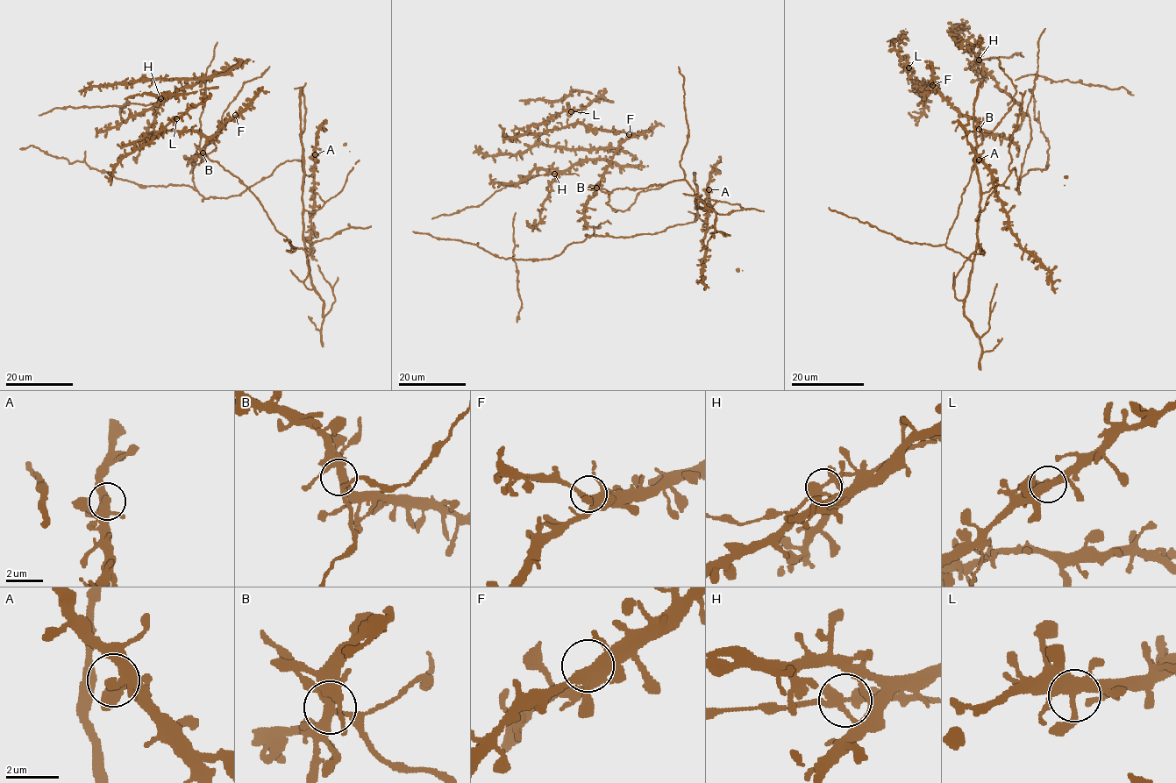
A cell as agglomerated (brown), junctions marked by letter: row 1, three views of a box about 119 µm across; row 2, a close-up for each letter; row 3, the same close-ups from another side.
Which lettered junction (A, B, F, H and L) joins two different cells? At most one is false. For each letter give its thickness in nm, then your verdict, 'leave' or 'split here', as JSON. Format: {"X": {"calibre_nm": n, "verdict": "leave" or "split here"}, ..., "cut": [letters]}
{"A": {"calibre_nm": 380, "verdict": "leave"}, "B": {"calibre_nm": 320, "verdict": "leave"}, "F": {"calibre_nm": 360, "verdict": "leave"}, "H": {"calibre_nm": 360, "verdict": "leave"}, "L": {"calibre_nm": 360, "verdict": "leave"}, "cut": []}

